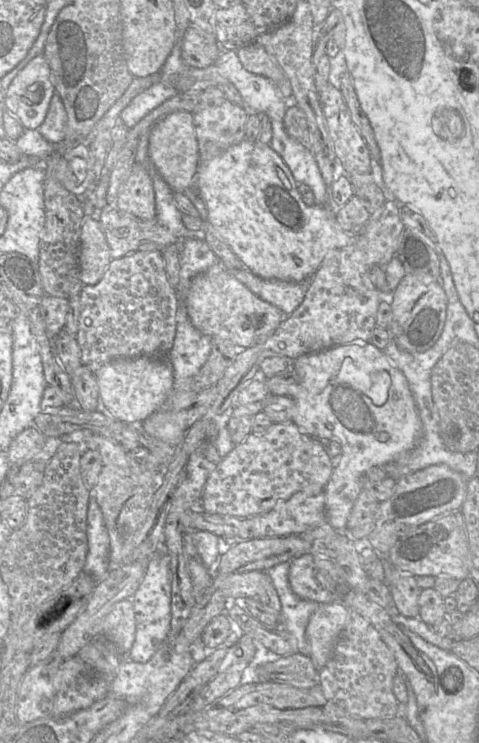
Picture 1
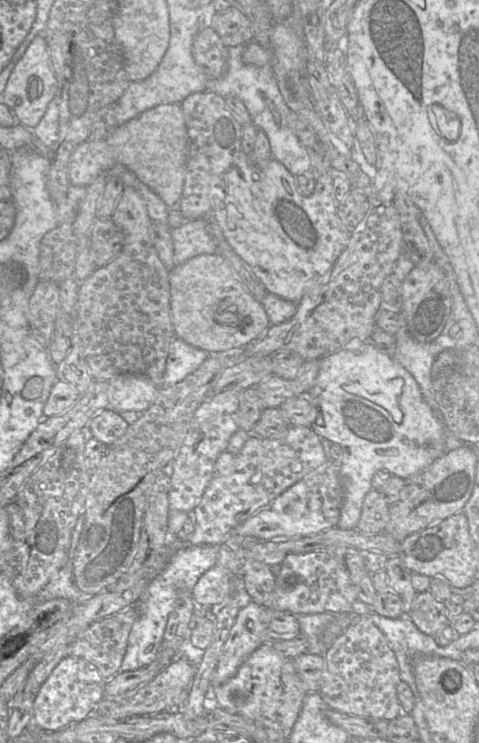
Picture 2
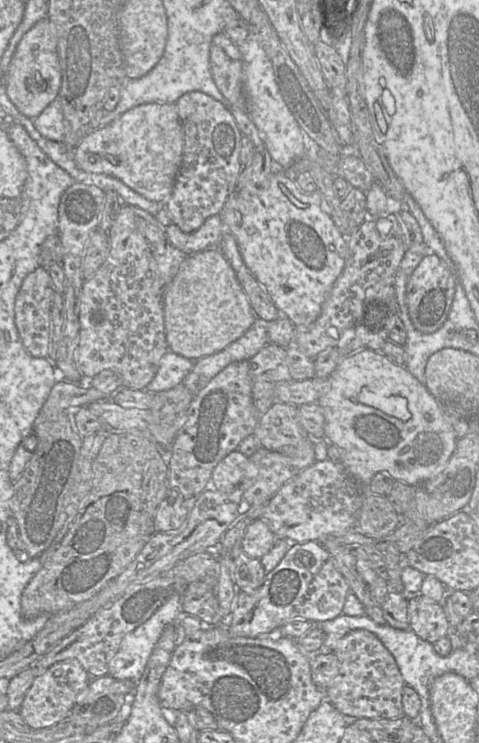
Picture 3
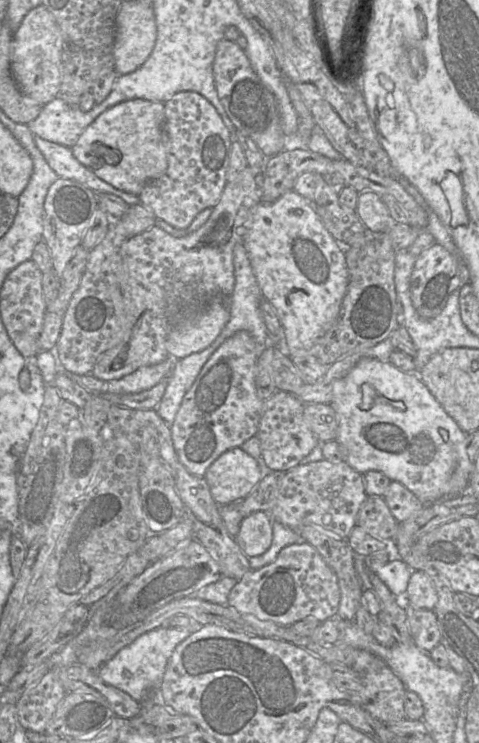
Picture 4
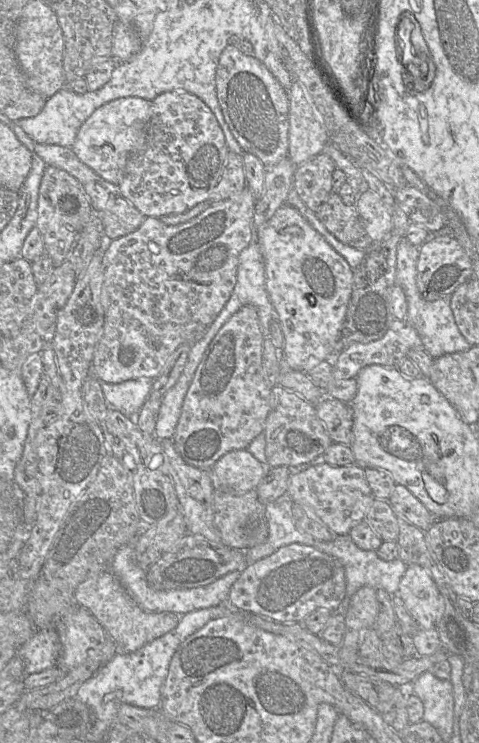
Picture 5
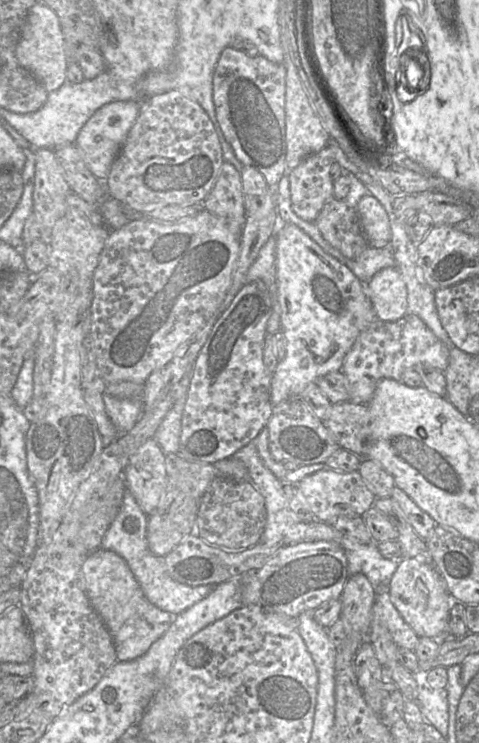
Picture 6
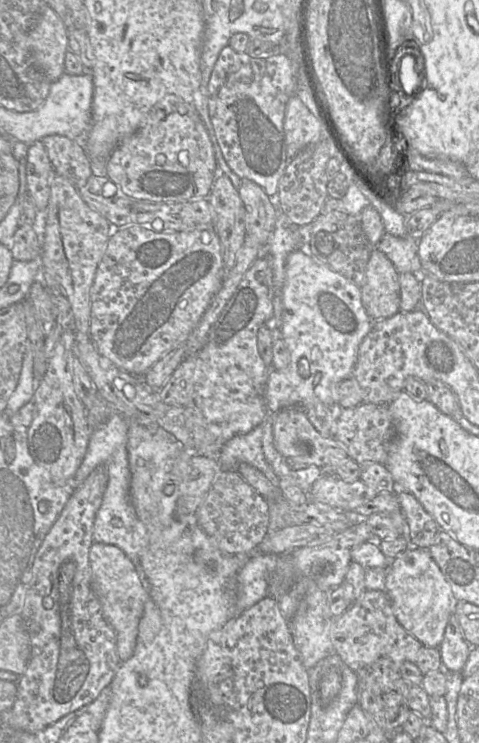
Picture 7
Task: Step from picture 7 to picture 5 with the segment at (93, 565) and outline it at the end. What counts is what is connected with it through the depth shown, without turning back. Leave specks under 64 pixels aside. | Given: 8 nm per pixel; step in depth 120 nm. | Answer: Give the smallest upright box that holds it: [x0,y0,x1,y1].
[75,568,182,653]

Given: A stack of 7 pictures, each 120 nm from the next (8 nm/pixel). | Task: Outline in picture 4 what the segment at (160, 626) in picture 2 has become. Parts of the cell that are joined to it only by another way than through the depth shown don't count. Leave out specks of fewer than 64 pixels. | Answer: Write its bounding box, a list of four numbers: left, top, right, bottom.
[96,619,202,705]

